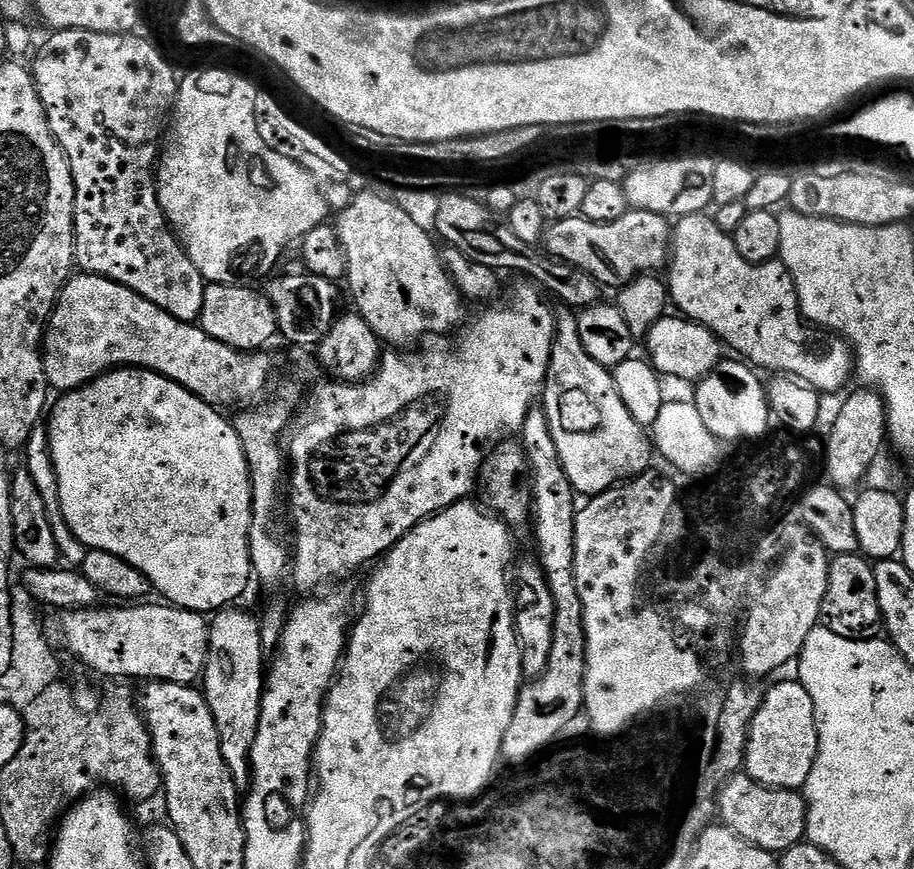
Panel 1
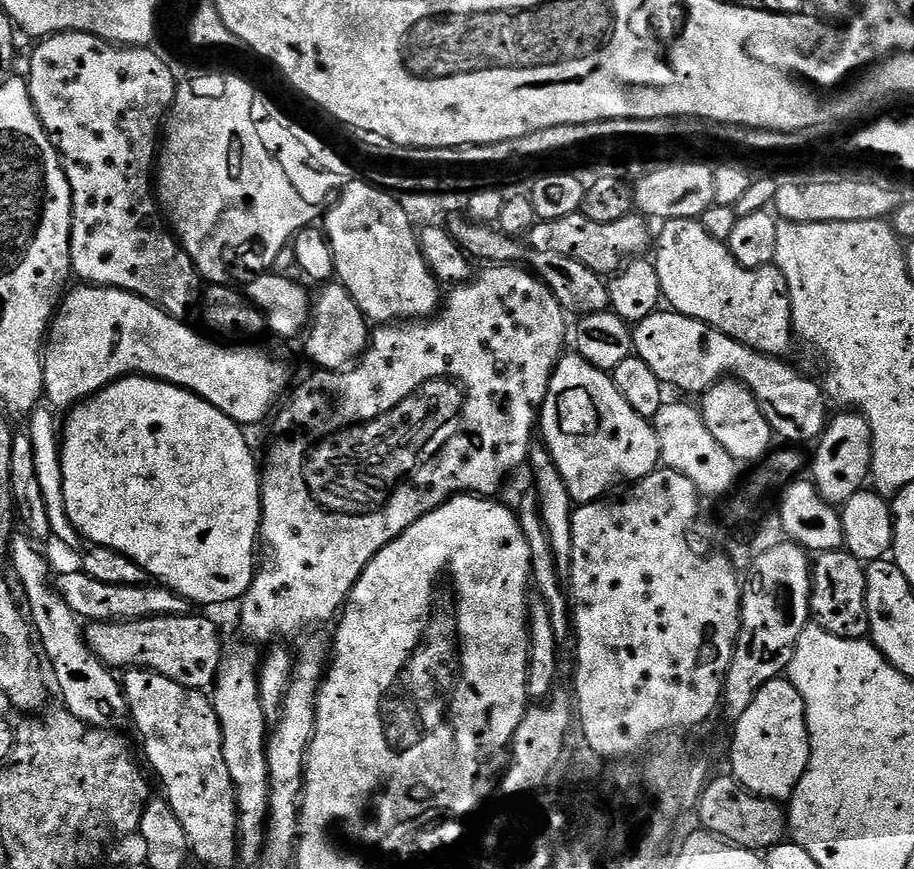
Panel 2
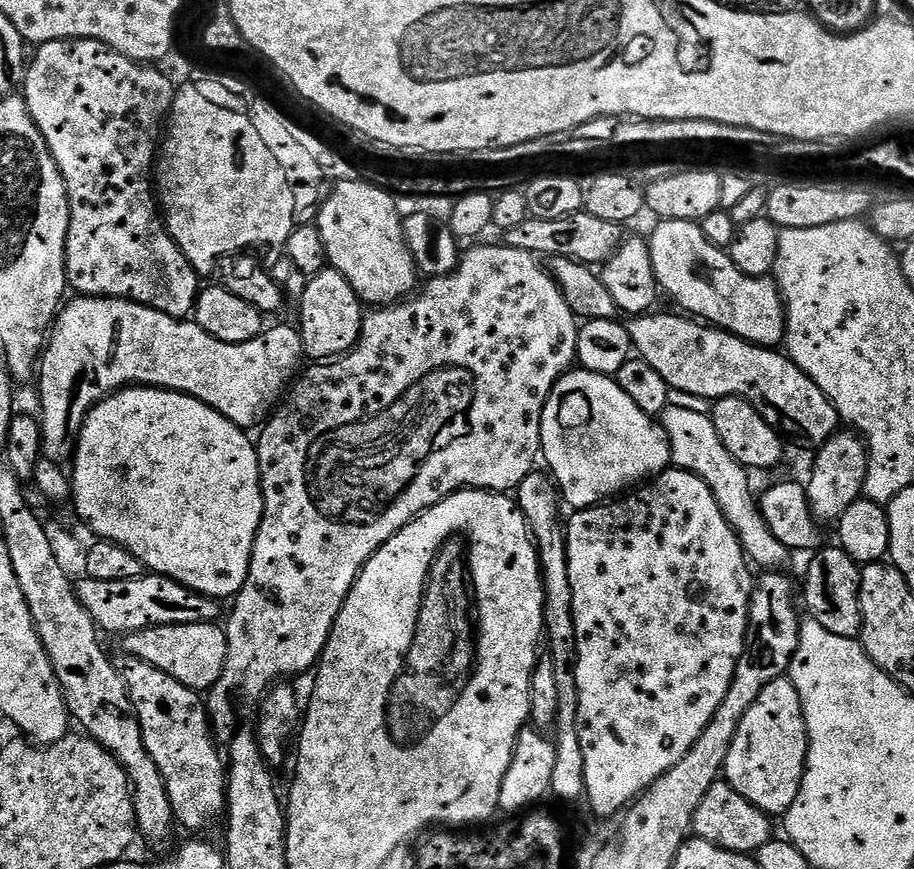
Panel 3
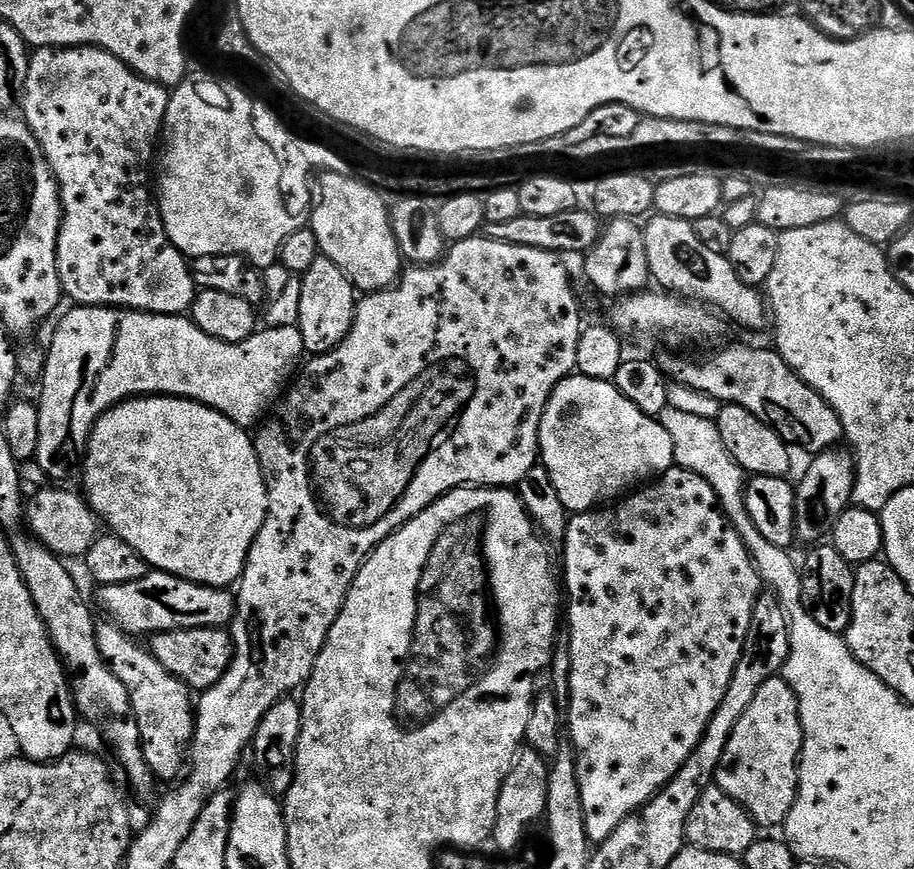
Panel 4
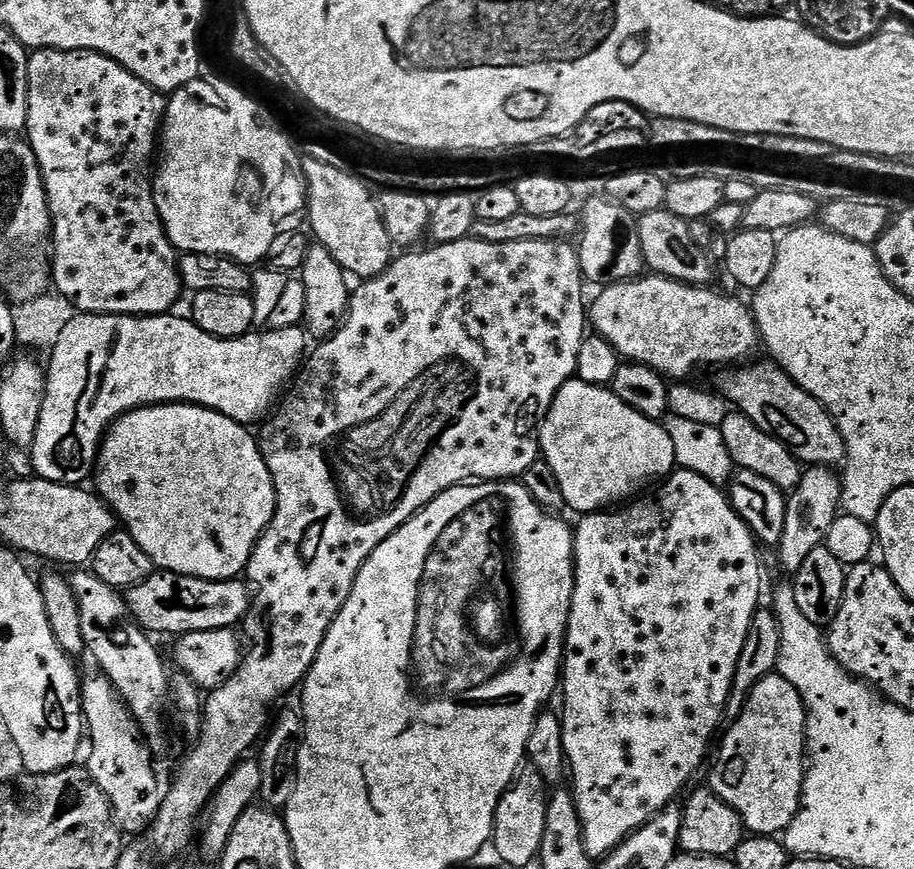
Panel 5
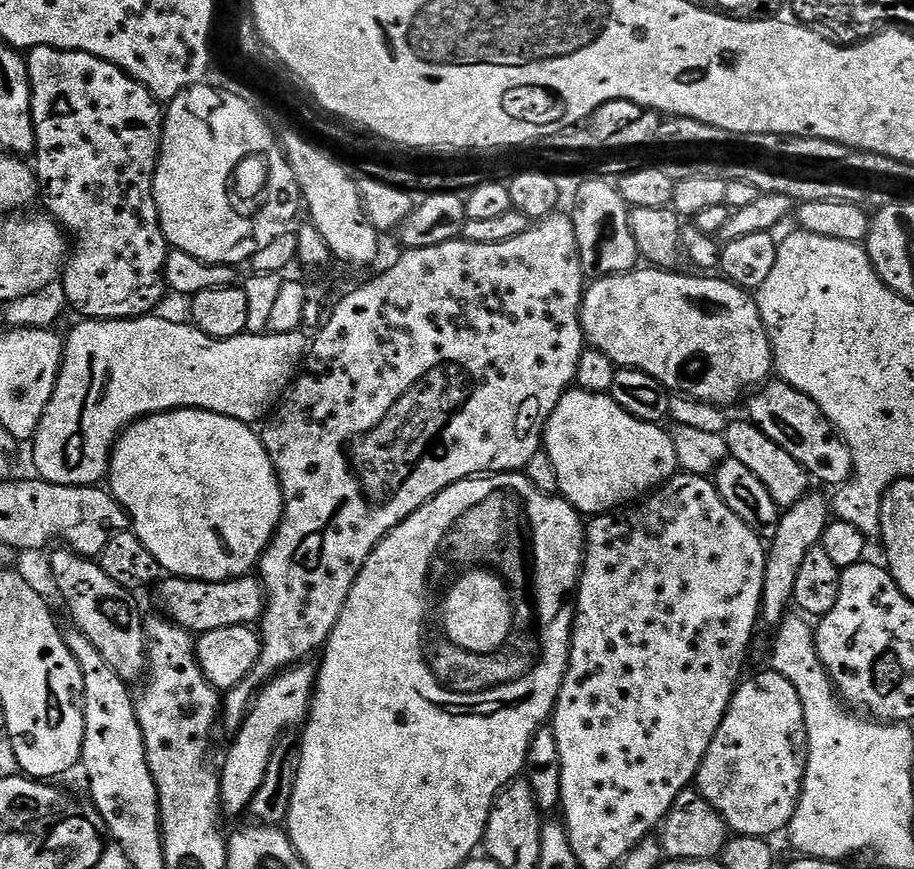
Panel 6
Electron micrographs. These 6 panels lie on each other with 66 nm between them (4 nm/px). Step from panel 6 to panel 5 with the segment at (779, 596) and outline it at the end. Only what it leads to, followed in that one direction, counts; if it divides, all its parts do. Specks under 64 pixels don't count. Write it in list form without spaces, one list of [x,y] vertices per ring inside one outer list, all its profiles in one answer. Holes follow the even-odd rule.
[[[808,466],[803,469],[800,481],[796,483],[794,491],[787,497],[786,526],[778,545],[780,551],[780,564],[795,574],[798,566],[810,550],[824,544],[830,526],[836,521],[840,506],[840,476],[828,466]],[[793,495],[793,496],[792,496]]]

